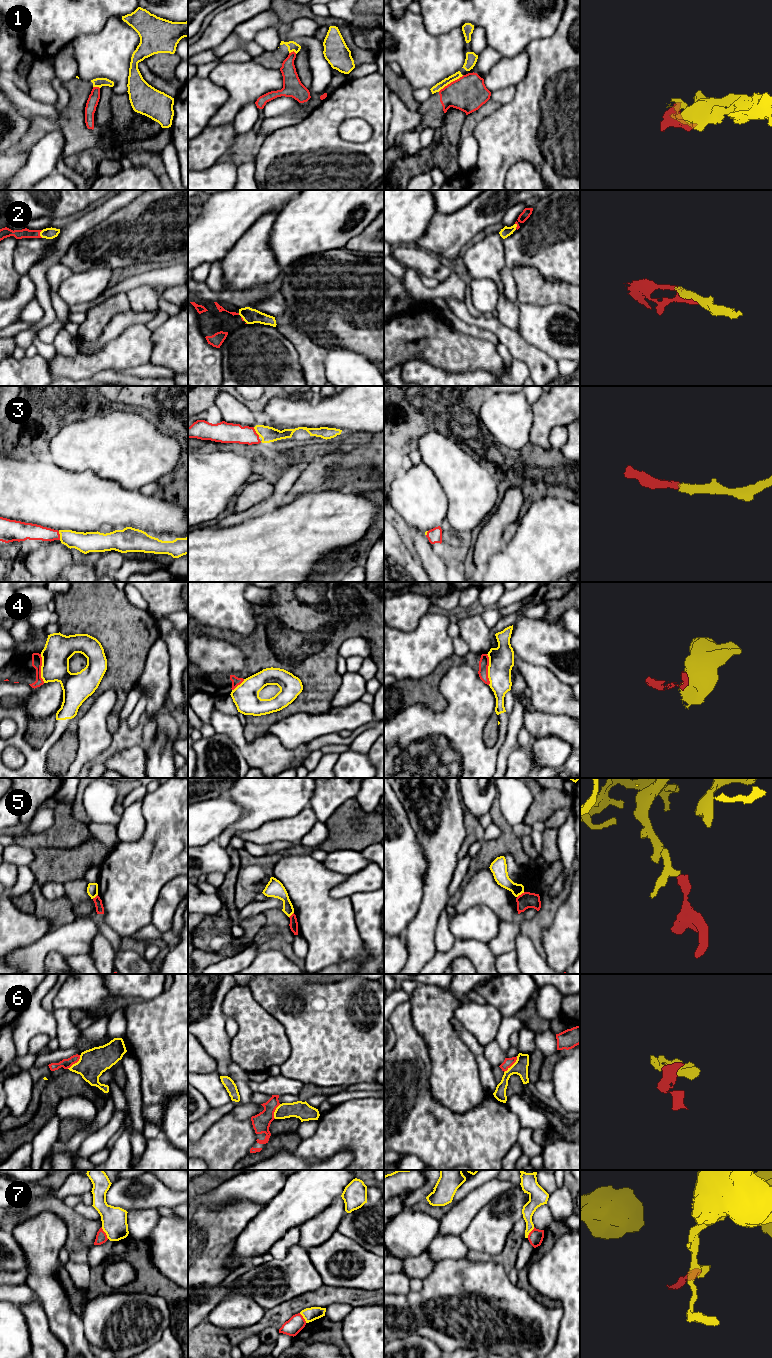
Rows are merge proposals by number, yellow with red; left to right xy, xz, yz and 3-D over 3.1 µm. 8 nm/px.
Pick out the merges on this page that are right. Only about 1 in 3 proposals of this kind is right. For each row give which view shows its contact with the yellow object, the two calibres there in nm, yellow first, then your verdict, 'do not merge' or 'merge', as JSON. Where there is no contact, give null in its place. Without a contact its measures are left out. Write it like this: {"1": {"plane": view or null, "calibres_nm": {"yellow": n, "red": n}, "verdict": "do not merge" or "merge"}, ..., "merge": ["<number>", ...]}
{"1": {"plane": "yz", "calibres_nm": {"yellow": 60, "red": 280}, "verdict": "do not merge"}, "2": {"plane": "xy", "calibres_nm": {"yellow": 100, "red": 80}, "verdict": "merge"}, "3": {"plane": "xz", "calibres_nm": {"yellow": 130, "red": 160}, "verdict": "merge"}, "4": {"plane": "yz", "calibres_nm": {"yellow": 200, "red": 80}, "verdict": "do not merge"}, "5": {"plane": "yz", "calibres_nm": {"yellow": 120, "red": 130}, "verdict": "do not merge"}, "6": {"plane": "yz", "calibres_nm": {"yellow": 120, "red": 80}, "verdict": "do not merge"}, "7": {"plane": "xy", "calibres_nm": {"yellow": 200, "red": 90}, "verdict": "do not merge"}, "merge": ["2", "3"]}

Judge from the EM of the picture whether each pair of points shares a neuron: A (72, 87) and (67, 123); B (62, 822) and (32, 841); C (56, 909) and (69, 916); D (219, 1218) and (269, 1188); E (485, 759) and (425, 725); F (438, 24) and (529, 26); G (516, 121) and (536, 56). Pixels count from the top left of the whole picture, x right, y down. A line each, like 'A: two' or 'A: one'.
A: one
B: one
C: one
D: two
E: one
F: one
G: one

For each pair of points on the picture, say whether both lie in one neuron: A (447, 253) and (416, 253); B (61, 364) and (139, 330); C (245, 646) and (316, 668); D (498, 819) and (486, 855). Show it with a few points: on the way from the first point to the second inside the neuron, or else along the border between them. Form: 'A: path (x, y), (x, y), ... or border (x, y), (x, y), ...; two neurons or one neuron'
A: border (415, 244), (437, 255), (450, 265); two neurons
B: path (80, 364), (87, 364), (111, 357), (120, 349); one neuron
C: path (263, 657), (279, 660), (290, 668), (298, 668); one neuron
D: path (504, 828), (504, 837), (495, 846); one neuron

